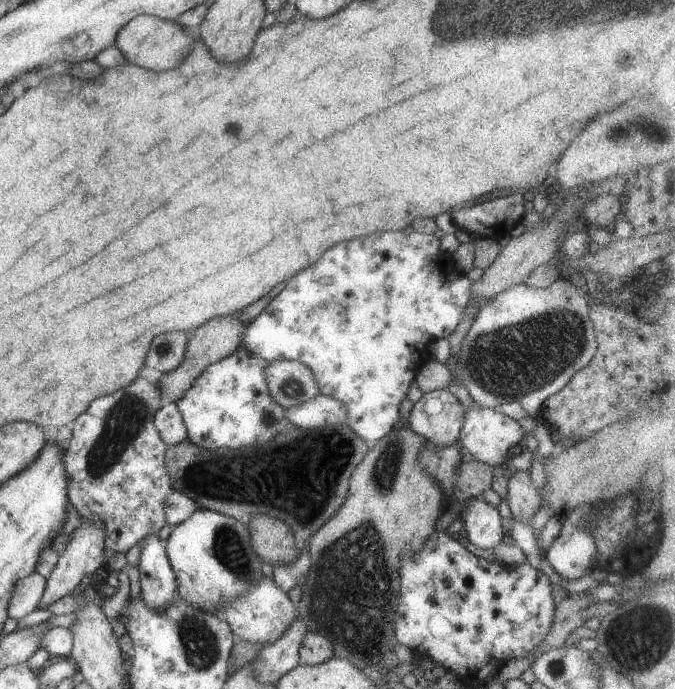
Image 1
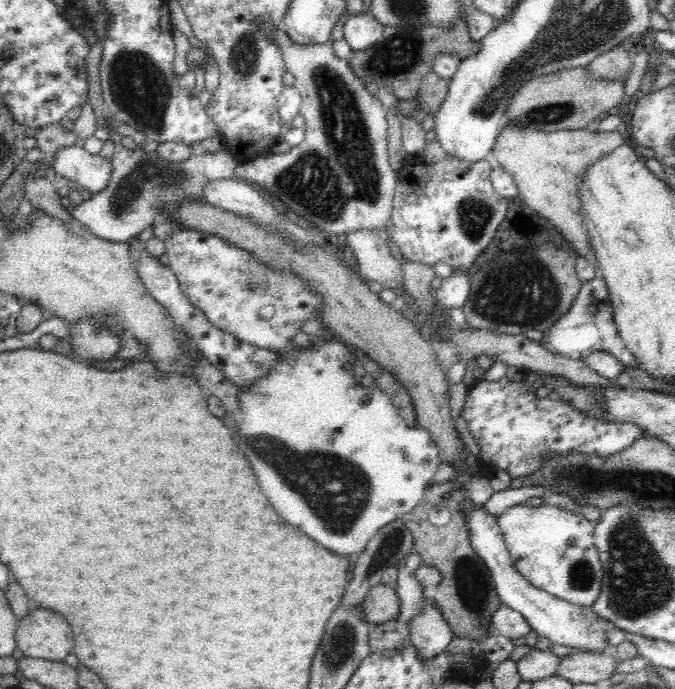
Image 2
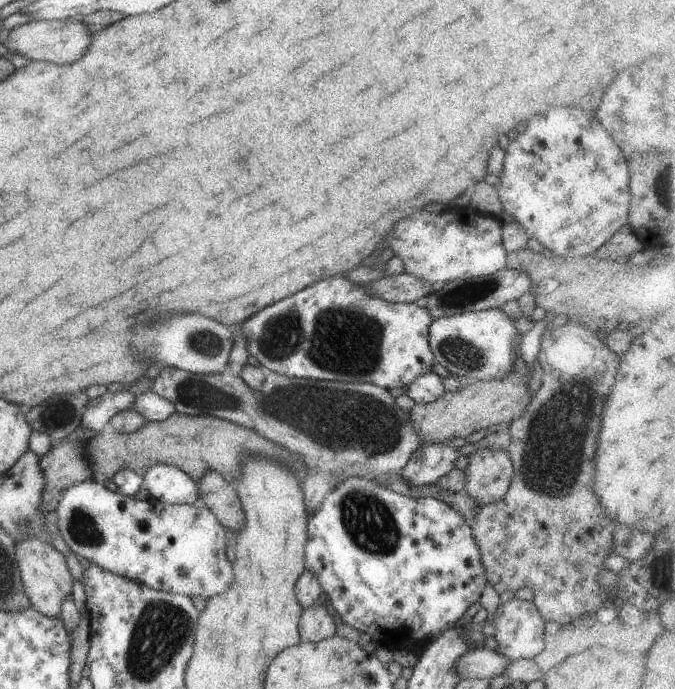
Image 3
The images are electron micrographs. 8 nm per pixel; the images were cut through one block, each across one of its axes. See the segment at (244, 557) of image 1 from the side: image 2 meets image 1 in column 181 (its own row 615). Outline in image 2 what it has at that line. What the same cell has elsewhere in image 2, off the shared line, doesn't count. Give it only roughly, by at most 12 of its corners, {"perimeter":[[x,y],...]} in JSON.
{"perimeter":[[470,505],[474,551],[501,604],[539,638],[604,656],[617,626],[531,585],[497,517]]}

